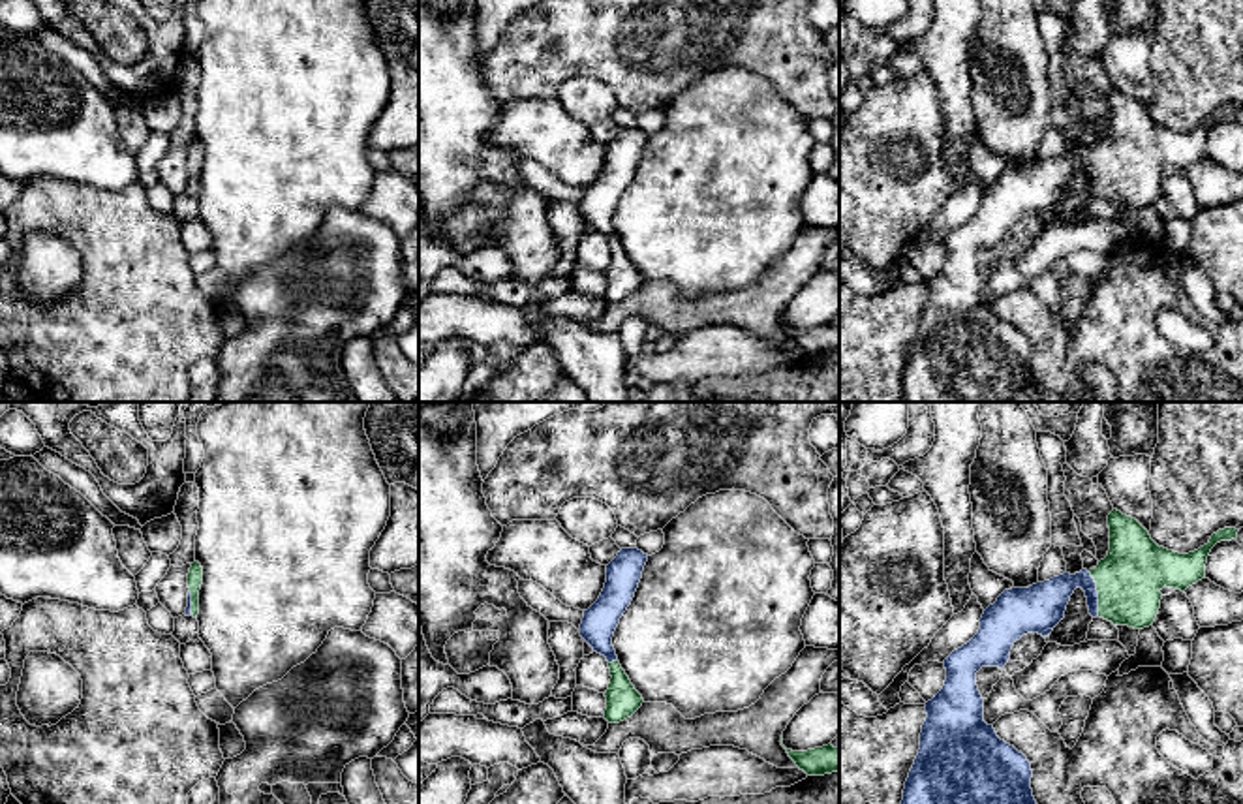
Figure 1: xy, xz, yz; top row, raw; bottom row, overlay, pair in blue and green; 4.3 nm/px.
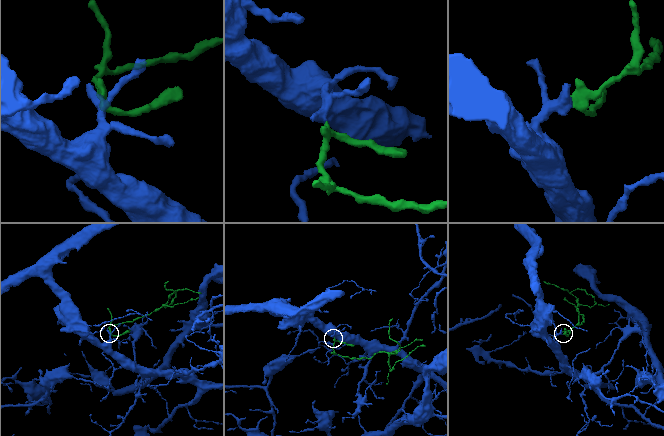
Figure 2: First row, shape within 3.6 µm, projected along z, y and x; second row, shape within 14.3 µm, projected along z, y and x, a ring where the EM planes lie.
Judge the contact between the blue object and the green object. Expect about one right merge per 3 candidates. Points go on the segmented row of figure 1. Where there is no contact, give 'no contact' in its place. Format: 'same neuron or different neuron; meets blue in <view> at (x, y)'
same neuron; meets blue in yz at (1097, 594)

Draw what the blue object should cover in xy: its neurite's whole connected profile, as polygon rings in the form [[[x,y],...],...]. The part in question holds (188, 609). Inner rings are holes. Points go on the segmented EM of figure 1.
[[[193,562],[188,573],[188,607],[186,607],[186,616],[197,618],[199,614],[199,590],[203,584],[203,567],[199,562]]]

